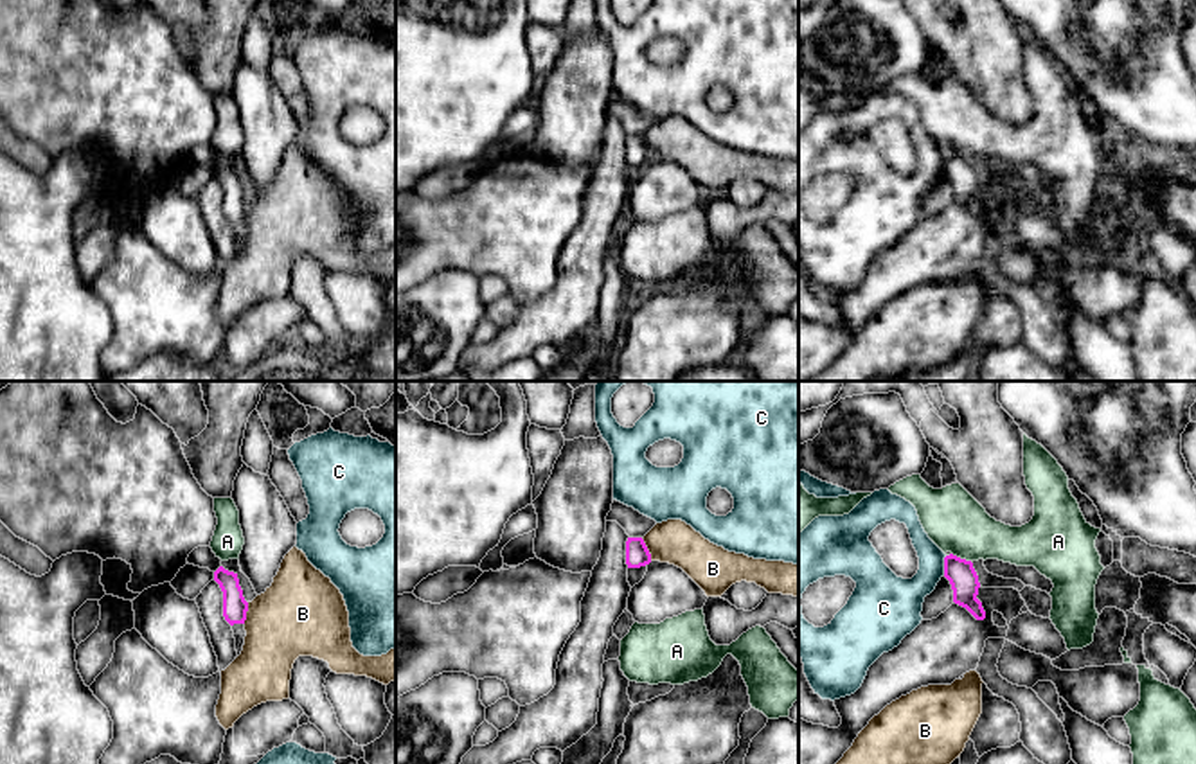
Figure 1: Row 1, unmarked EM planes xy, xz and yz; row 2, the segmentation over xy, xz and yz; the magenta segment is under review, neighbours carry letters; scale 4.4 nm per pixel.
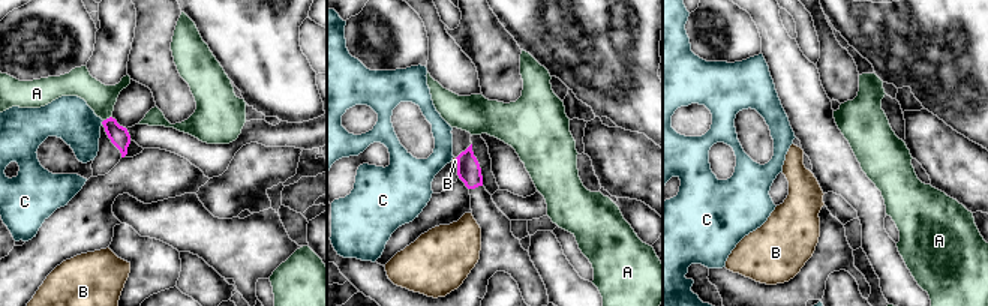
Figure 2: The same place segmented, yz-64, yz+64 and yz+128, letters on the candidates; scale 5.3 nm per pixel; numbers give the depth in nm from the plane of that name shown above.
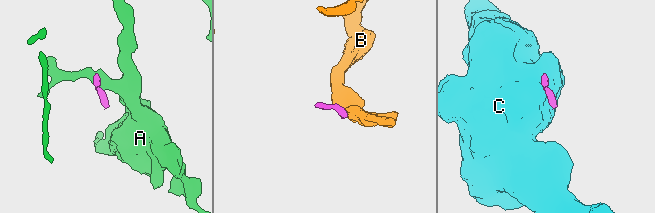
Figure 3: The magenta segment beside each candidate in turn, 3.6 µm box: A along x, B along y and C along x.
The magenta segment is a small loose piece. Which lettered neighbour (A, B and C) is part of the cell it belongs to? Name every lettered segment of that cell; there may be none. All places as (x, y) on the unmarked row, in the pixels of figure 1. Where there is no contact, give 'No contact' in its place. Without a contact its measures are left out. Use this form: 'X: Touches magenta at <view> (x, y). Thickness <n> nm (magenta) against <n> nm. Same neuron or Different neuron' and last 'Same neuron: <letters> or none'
A: Touches magenta at yz (959, 155). Thickness 130 nm (magenta) against 280 nm. Different neuron
B: Touches magenta at xz (646, 146). Thickness 110 nm (magenta) against 200 nm. Different neuron
C: Touches magenta at yz (945, 162). Thickness 130 nm (magenta) against 190 nm. Different neuron
Same neuron: none

